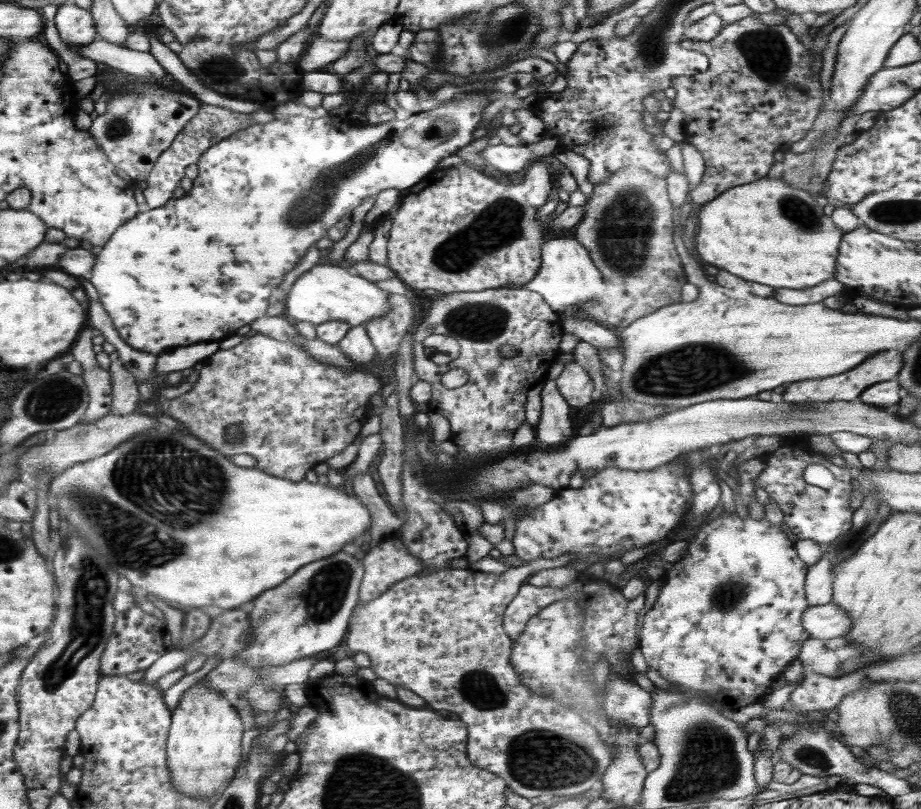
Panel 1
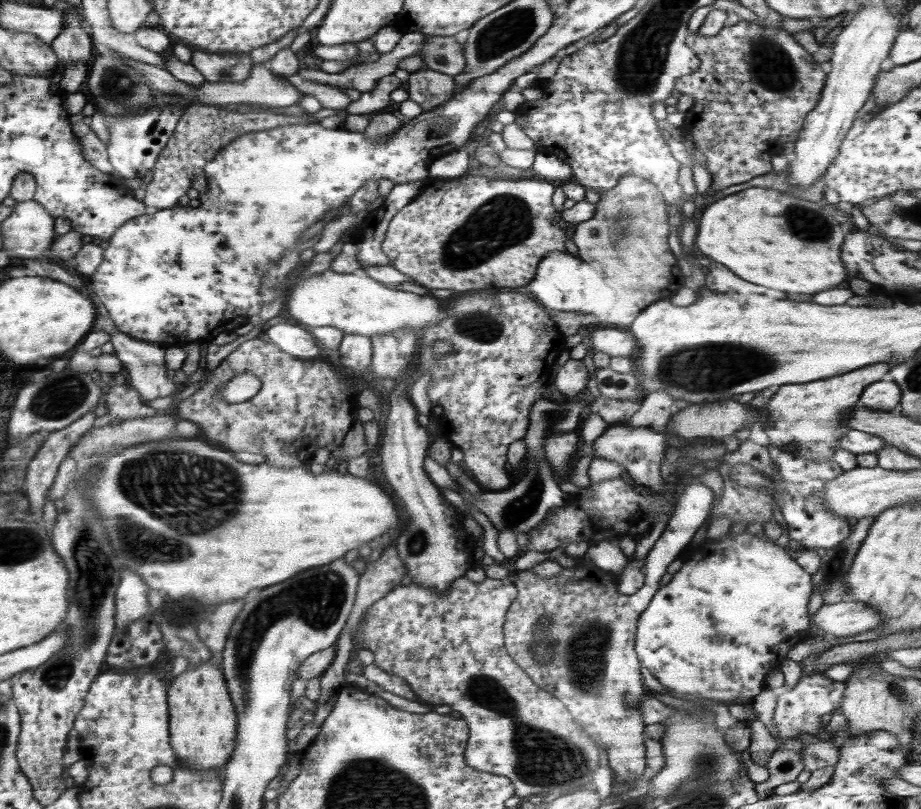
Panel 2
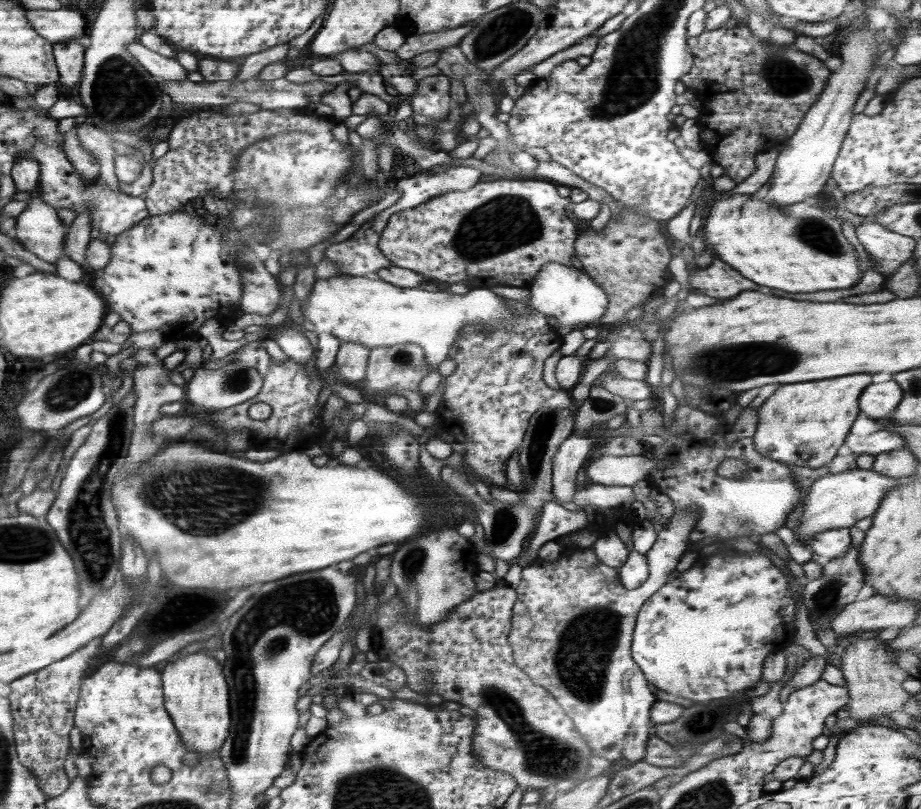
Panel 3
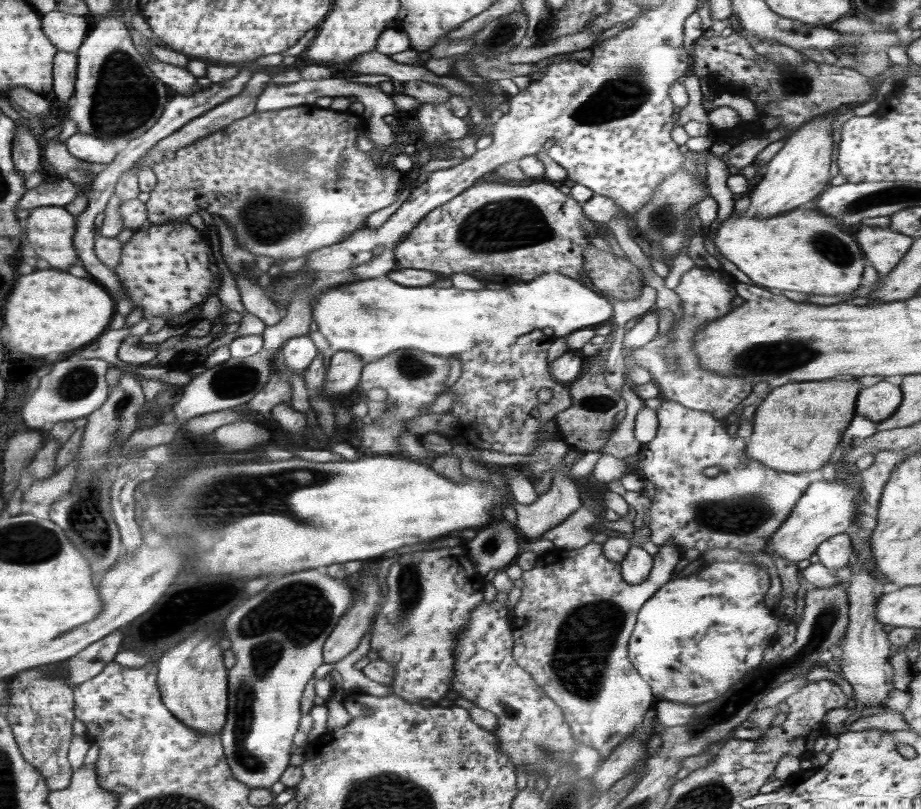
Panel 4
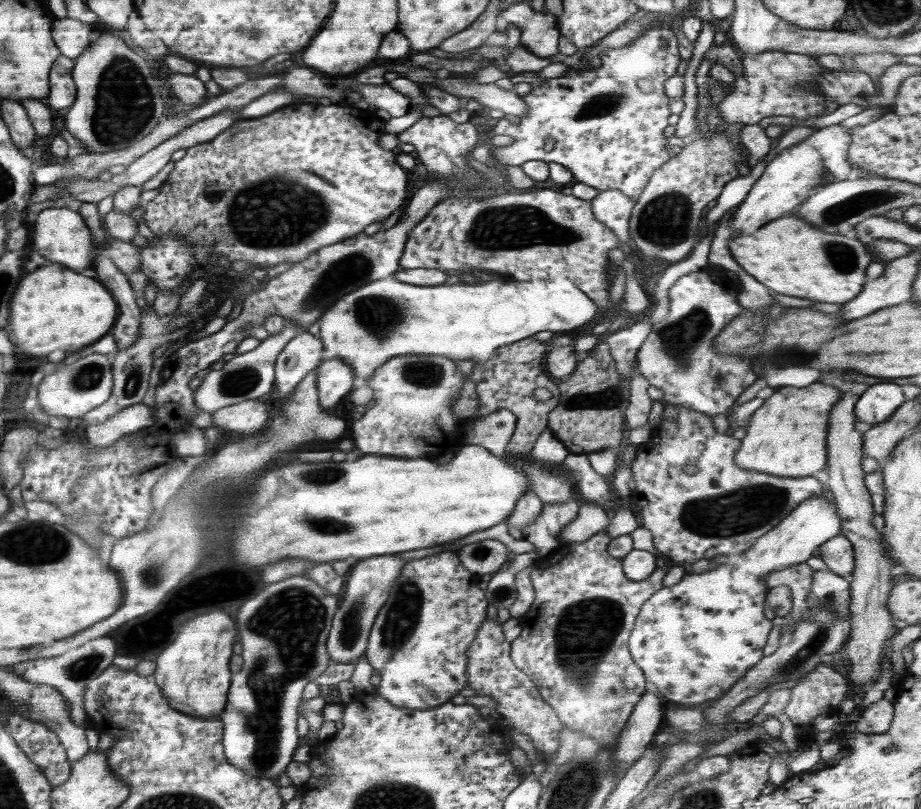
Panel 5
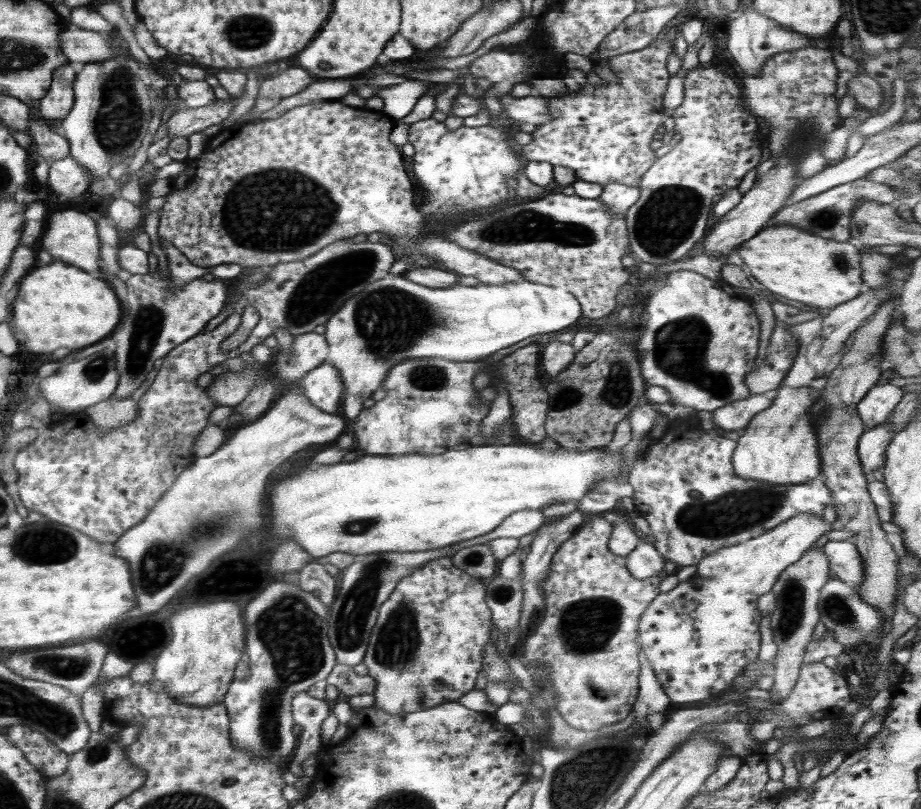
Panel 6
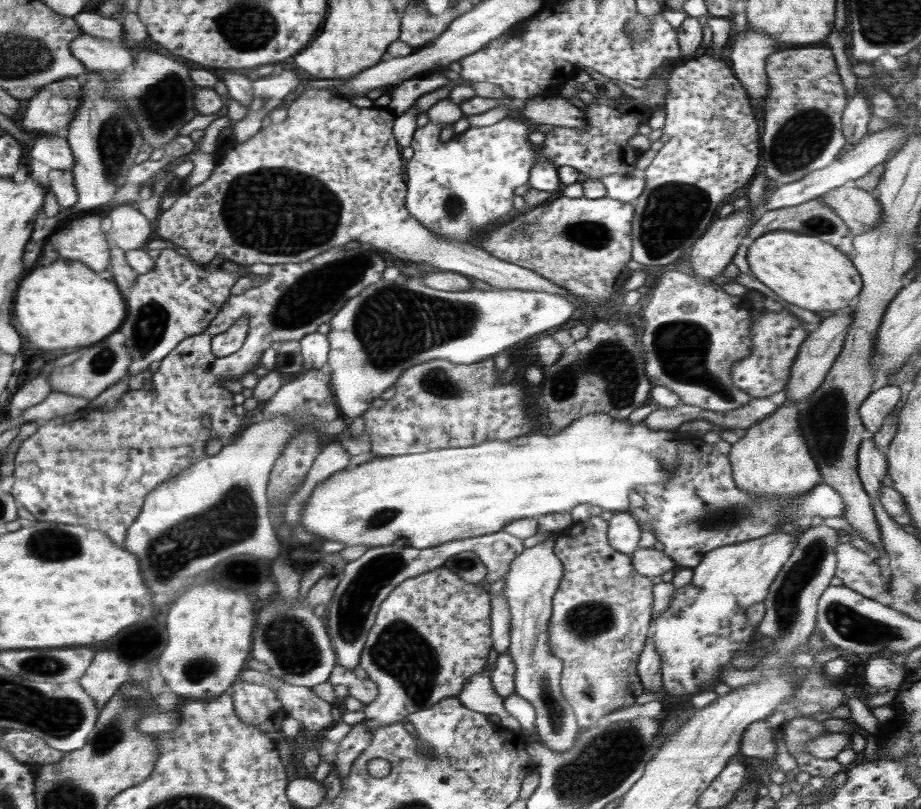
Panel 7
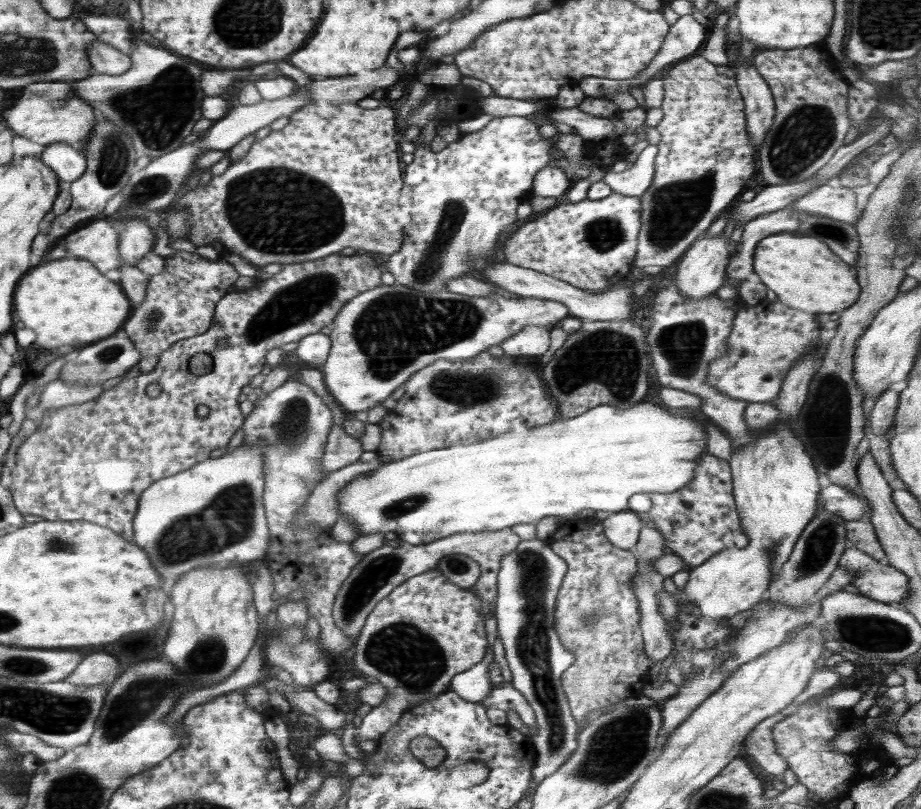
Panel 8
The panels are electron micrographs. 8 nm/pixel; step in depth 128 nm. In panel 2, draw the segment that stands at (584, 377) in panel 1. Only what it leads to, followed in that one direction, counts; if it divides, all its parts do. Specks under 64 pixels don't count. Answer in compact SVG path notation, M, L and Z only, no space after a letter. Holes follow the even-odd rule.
M570 358L566 364L558 369L552 383L566 399L572 399L587 389L588 373L584 360Z

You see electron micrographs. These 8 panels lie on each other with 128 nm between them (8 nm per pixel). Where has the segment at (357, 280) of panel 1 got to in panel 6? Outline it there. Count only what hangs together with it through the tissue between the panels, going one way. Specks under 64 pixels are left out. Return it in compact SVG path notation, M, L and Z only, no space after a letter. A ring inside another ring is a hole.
M387 274L384 280L363 287L358 294L349 298L334 314L331 314L323 333L328 343L325 361L339 370L346 392L344 416L354 420L365 409L362 405L364 400L380 389L388 371L399 362L435 357L452 362L480 361L478 358L498 354L502 348L512 346L524 338L562 330L574 324L582 315L581 304L571 292L559 287L534 284L526 279L499 285L456 284L450 288L426 288L406 278Z

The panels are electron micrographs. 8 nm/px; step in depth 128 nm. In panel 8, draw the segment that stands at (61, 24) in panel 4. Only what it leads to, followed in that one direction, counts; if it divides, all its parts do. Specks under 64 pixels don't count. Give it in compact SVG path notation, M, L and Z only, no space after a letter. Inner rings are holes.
M100 41L92 42L87 48L87 54L90 55L92 69L98 74L124 74L131 67L131 55Z

